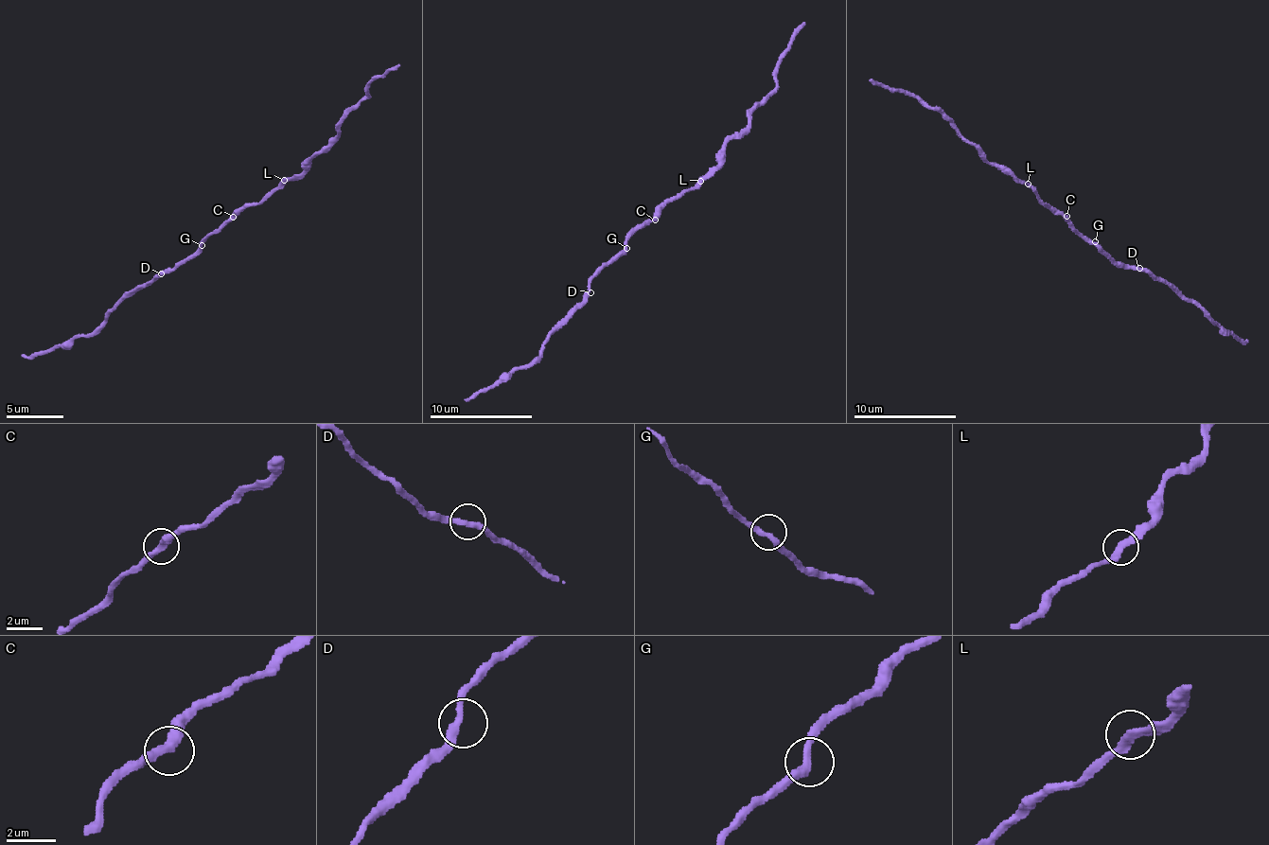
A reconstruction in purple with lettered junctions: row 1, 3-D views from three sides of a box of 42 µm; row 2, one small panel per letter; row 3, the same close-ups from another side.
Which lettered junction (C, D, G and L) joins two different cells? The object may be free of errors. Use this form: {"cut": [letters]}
{"cut": []}

